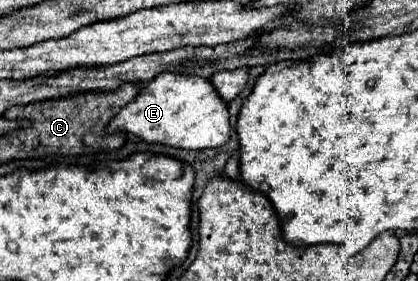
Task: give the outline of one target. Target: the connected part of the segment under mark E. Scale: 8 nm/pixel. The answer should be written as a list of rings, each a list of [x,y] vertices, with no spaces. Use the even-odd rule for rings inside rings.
[[[169,72],[143,84],[139,94],[121,108],[107,126],[109,134],[125,132],[147,144],[167,144],[183,150],[217,148],[229,140],[229,130],[227,104],[207,80],[195,76],[169,76]]]

